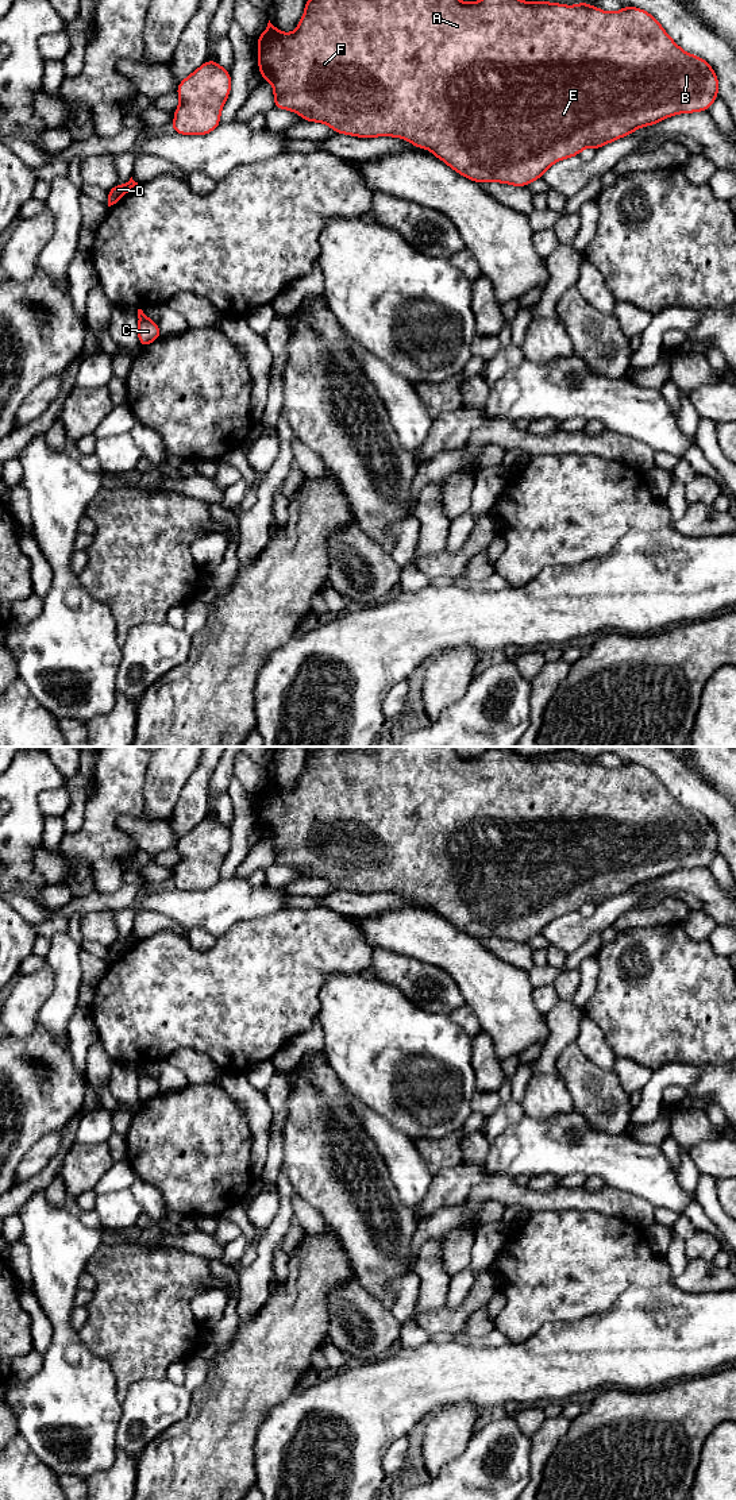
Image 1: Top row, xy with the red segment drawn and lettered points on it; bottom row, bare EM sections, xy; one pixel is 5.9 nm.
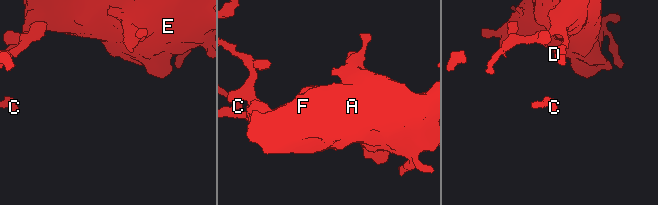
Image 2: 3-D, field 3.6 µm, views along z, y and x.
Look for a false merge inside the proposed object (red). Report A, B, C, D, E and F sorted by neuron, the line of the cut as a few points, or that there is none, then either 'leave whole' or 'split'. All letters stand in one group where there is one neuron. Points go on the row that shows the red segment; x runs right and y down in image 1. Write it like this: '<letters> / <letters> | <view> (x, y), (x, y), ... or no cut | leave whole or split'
A B C D E F | no cut | leave whole

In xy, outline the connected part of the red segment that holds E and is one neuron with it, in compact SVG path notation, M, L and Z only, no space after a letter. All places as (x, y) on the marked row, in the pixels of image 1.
M307 0L297 28L285 34L270 20L265 32L257 38L259 47L258 68L262 81L269 80L274 90L274 108L289 109L307 122L330 126L336 134L358 138L404 138L415 147L431 150L433 157L452 170L475 182L504 182L527 186L542 178L555 162L578 155L583 149L598 150L635 130L662 122L677 113L708 111L718 97L718 78L701 57L683 51L647 11L624 7L617 12L605 12L582 1L578 5L558 3L529 3L523 0Z

